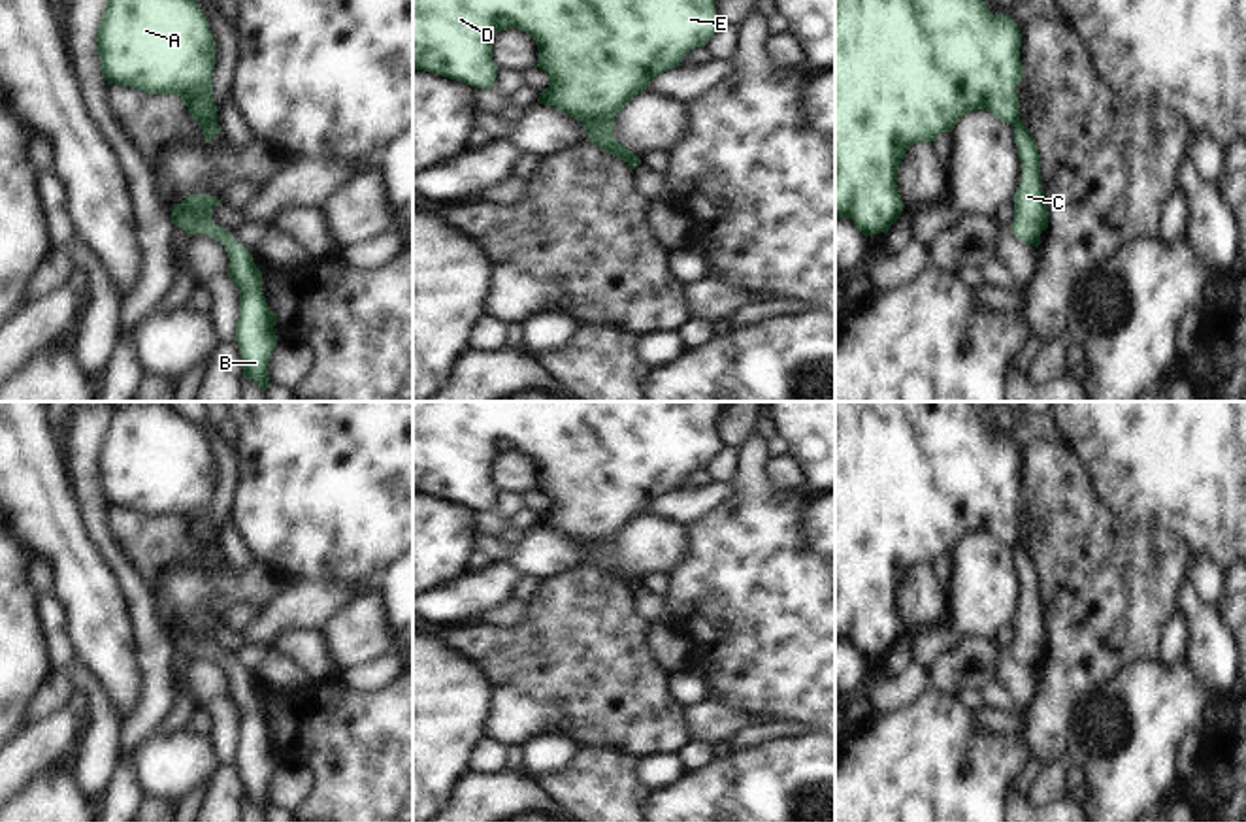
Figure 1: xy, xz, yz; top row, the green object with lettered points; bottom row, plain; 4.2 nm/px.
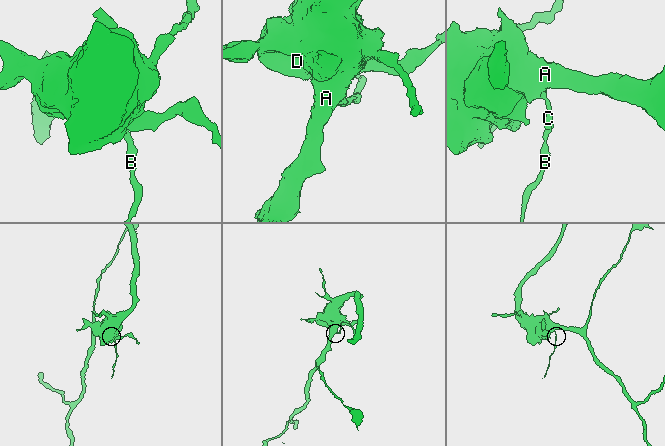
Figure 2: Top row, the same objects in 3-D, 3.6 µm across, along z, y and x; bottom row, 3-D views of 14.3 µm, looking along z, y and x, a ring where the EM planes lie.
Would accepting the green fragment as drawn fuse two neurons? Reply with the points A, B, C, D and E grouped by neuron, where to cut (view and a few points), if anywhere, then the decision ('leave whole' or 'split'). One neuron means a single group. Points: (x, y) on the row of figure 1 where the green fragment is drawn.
A D E / B C | xy (215, 119), (202, 129) | split

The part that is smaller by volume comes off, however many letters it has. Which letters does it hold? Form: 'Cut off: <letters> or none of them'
Cut off: B, C

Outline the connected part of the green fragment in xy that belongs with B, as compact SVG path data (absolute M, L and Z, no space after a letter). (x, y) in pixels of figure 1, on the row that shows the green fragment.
M189 194L181 204L173 204L172 224L181 226L187 234L207 234L221 241L228 253L228 275L239 290L239 319L236 324L236 341L243 362L243 377L268 388L268 362L277 345L273 326L275 317L262 292L262 271L253 262L249 249L239 245L226 228L211 221L211 209L221 200L211 194Z

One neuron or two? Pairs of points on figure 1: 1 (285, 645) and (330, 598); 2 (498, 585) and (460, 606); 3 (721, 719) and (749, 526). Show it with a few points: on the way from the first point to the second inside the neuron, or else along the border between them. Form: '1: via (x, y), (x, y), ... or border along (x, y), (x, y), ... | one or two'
1: border along (315, 628), (287, 628), (272, 647) | two
2: via (489, 587), (470, 596) | one
3: border along (707, 698), (747, 715), (754, 723) | two

